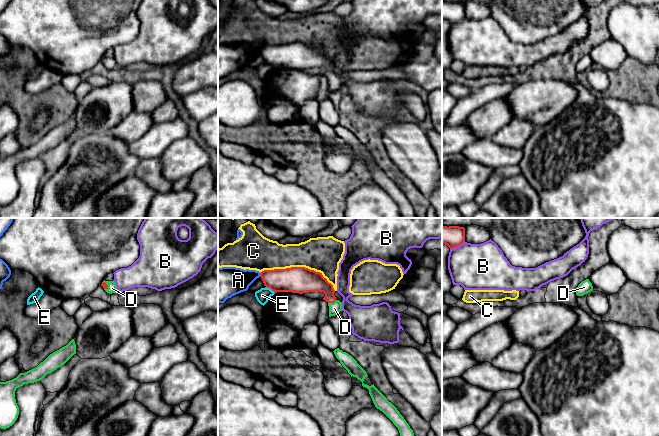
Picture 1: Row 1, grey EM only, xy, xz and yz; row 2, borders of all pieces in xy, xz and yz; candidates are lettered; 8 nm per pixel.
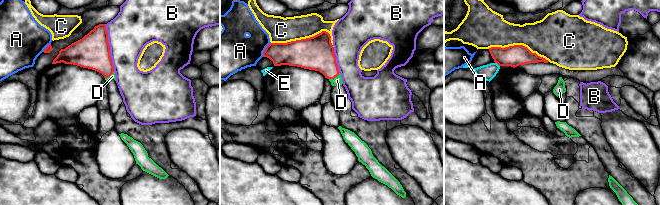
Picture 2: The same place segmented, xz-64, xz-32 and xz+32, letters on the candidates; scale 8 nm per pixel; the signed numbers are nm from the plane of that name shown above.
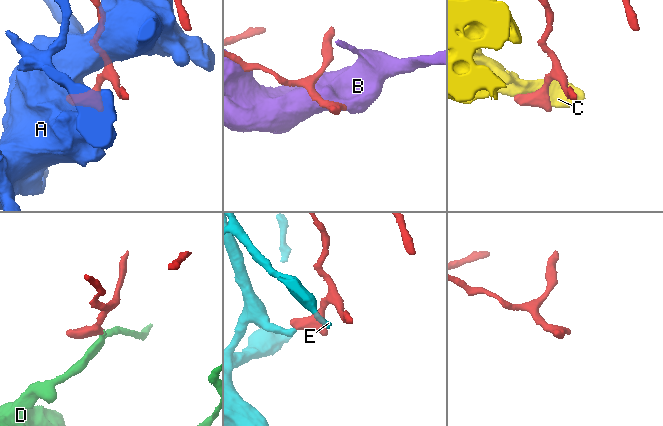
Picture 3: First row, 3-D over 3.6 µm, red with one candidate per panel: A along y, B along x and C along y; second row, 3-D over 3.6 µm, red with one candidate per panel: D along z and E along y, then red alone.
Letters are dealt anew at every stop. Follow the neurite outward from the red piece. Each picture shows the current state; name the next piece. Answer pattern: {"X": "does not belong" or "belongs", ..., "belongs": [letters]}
{"A": "does not belong", "B": "does not belong", "C": "does not belong", "D": "belongs", "E": "does not belong", "belongs": ["D"]}

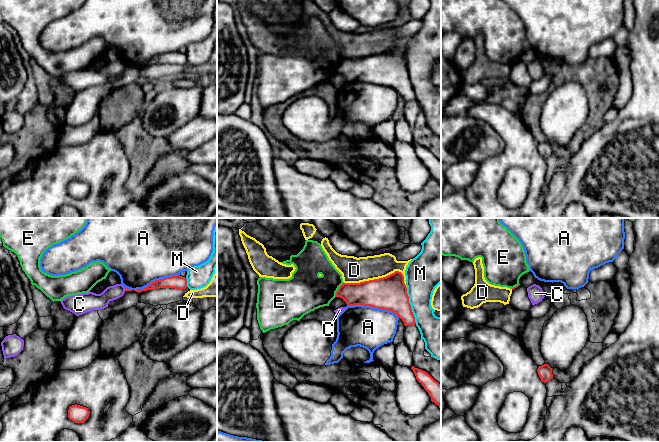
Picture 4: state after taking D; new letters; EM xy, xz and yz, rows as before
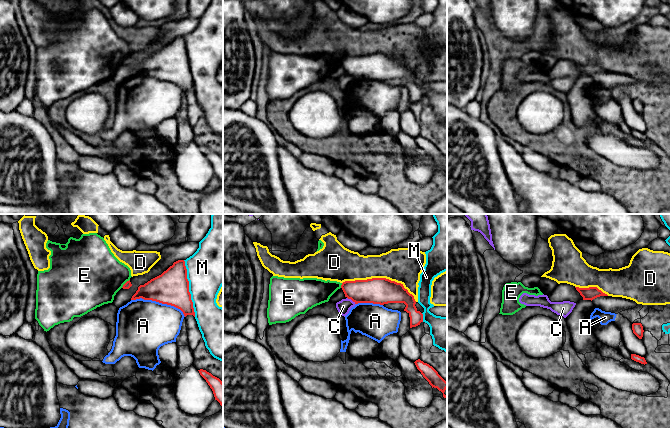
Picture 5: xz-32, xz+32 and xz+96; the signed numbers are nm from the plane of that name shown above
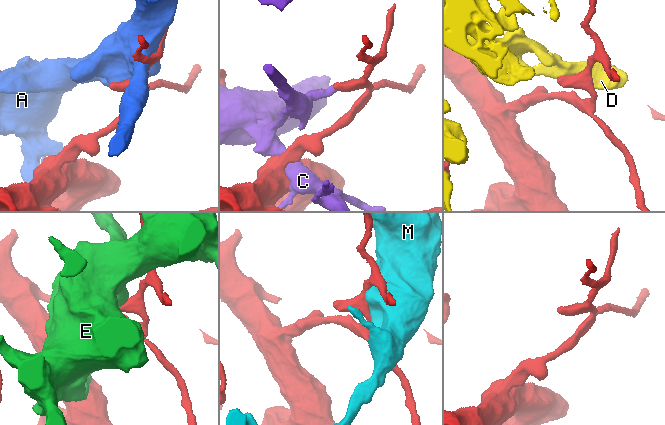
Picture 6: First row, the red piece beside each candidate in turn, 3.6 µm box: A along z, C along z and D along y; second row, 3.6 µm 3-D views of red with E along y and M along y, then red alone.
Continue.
{"A": "does not belong", "C": "does not belong", "D": "does not belong", "E": "does not belong", "M": "does not belong", "belongs": []}

